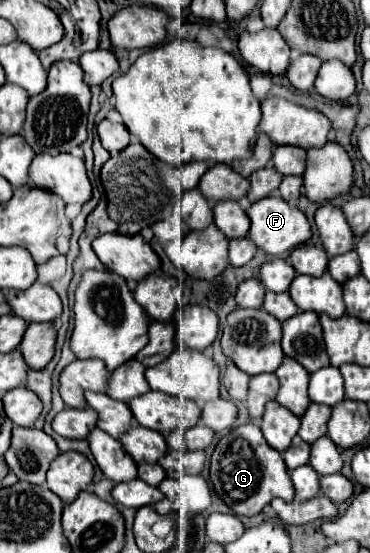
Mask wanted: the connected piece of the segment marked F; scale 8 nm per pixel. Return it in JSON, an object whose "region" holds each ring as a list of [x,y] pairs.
{"region":[[[279,195],[255,201],[247,209],[247,215],[251,219],[249,239],[269,255],[283,255],[283,253],[295,249],[297,245],[309,241],[309,237],[311,237],[311,227],[307,223],[307,217],[297,207],[291,207],[287,201],[283,201]]]}

